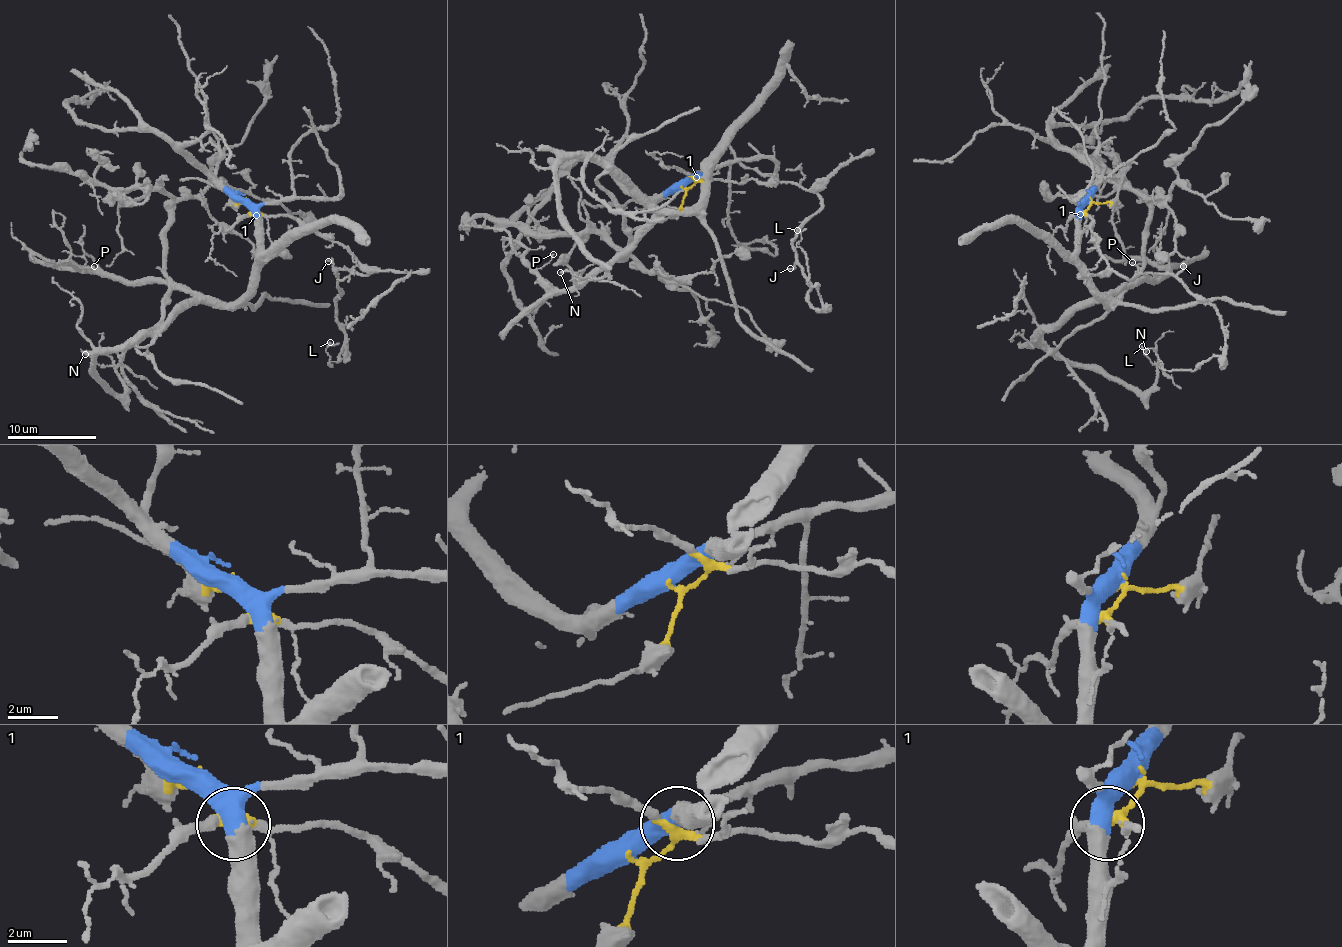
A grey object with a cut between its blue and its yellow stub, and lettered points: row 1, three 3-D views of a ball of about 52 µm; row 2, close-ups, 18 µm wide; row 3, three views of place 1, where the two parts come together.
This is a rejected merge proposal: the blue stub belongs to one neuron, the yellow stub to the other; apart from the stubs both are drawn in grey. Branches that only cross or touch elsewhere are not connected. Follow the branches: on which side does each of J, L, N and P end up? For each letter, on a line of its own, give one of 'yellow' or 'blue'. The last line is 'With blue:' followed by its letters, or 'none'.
J: yellow
L: yellow
N: blue
P: blue
With blue: N, P

